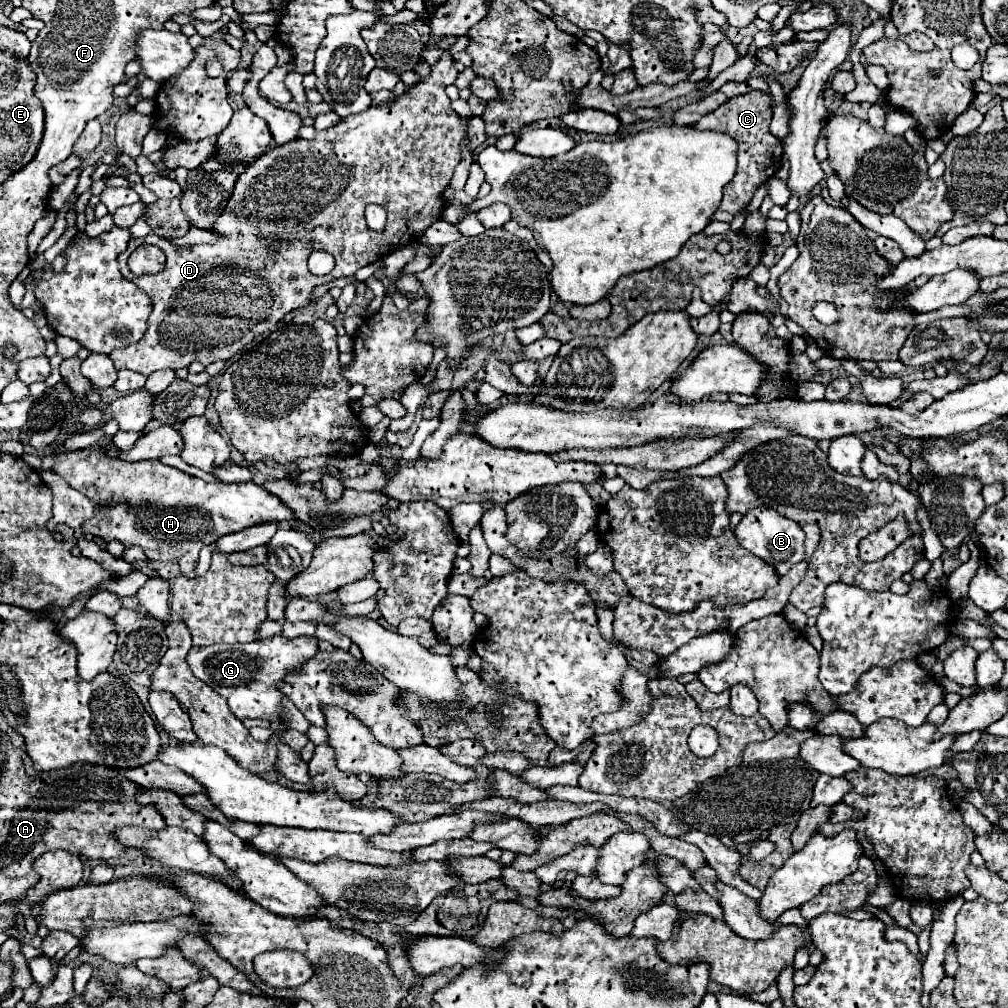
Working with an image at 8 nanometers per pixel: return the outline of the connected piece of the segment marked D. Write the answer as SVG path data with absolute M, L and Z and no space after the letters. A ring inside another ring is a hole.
M444 51L442 57L438 59L438 63L432 65L430 69L432 69L430 77L420 79L414 87L408 87L400 97L392 99L390 103L386 103L386 105L372 105L372 107L368 107L368 109L362 111L362 113L348 115L348 117L344 117L336 127L318 131L316 137L314 137L312 141L294 139L294 141L290 141L290 143L276 145L276 147L272 147L272 151L266 151L260 159L256 159L254 163L250 163L250 165L244 169L244 173L238 177L238 181L236 181L236 185L234 185L234 191L232 191L232 197L230 197L228 205L224 207L222 215L214 221L214 227L208 229L208 231L212 231L212 233L218 235L218 241L216 241L216 243L212 243L212 245L172 247L166 239L162 239L162 237L158 237L158 235L146 235L146 237L142 237L142 239L130 239L128 249L124 251L124 255L118 257L118 265L120 265L122 275L124 275L128 281L136 283L142 291L146 291L146 293L154 299L154 311L152 311L152 315L150 315L150 319L148 319L148 331L144 333L142 341L138 341L136 345L118 349L118 351L114 351L114 353L110 355L110 359L114 361L114 367L116 367L116 369L138 371L138 373L142 373L142 375L148 377L150 373L160 371L160 369L174 369L174 371L176 371L176 369L180 369L180 367L188 367L194 359L200 361L200 363L204 363L204 365L210 365L210 363L214 363L214 361L218 361L218 359L220 359L220 361L228 361L228 359L234 357L244 345L248 345L254 337L258 337L258 335L264 333L264 331L270 331L284 315L288 315L288 313L294 311L294 309L300 309L300 307L310 305L310 303L314 301L312 291L314 291L318 285L324 285L324 283L328 283L328 281L332 281L332 279L340 279L340 277L352 277L360 267L378 261L380 257L384 257L386 253L394 251L396 247L402 247L402 245L406 245L406 243L410 245L412 241L420 239L420 237L424 235L424 231L426 231L432 223L436 223L436 221L442 217L442 211L444 211L444 205L446 205L442 193L444 193L446 185L448 185L450 179L452 179L454 167L462 161L460 143L464 141L464 133L466 133L464 123L462 123L460 117L452 111L450 99L448 99L446 93L444 93L444 89L446 89L448 85L454 85L456 77L458 77L458 71L454 69L454 59L452 59L450 51ZM286 175L290 175L290 187L294 187L294 191L298 191L298 195L306 195L306 199L302 199L302 203L316 203L318 207L322 207L322 211L318 211L318 219L314 219L314 223L310 223L310 227L306 227L306 231L302 231L302 235L296 235L292 243L280 241L280 243L274 243L274 245L272 245L272 219L286 219ZM370 203L376 203L376 205L384 207L386 213L388 213L386 227L384 227L384 231L380 231L380 233L378 233L378 231L372 231L372 229L366 225L364 207L370 205ZM140 243L160 243L160 249L166 253L166 269L164 269L162 273L158 273L158 275L132 275L132 271L130 271L128 265L126 265L126 261L128 261L130 253L132 253L136 247L140 247ZM312 251L326 251L326 253L332 253L332 255L334 255L336 267L332 269L332 273L328 273L328 275L324 275L324 277L316 277L316 275L312 275L312 273L308 271L306 259L308 259L308 255L310 255Z

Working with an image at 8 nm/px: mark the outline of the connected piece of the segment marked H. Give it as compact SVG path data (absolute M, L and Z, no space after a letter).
M100 447L60 455L54 471L70 487L102 507L102 511L82 523L84 531L102 539L102 543L120 541L126 549L142 547L146 557L154 561L178 561L184 577L196 575L200 549L220 537L266 521L286 523L294 517L274 495L252 481L206 483L160 461L126 463L108 457Z

